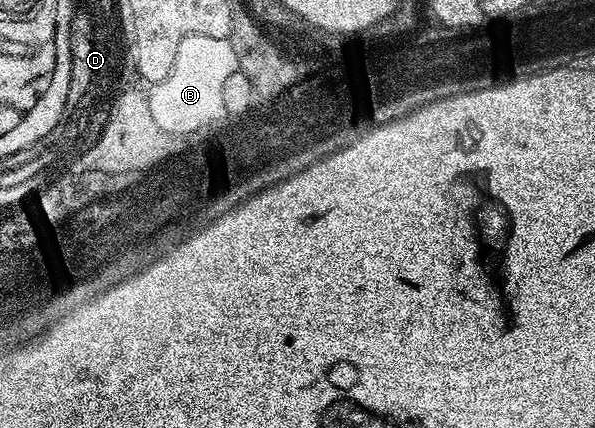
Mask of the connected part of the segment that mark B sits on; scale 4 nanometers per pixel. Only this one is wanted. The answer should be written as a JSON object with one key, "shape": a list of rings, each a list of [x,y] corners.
{"shape":[[[185,37],[177,49],[177,57],[173,57],[173,69],[169,69],[169,77],[165,81],[154,84],[146,92],[149,109],[155,114],[155,119],[163,127],[171,131],[190,131],[214,116],[219,115],[219,107],[222,105],[222,89],[230,84],[231,75],[239,67],[238,54],[233,51],[229,39],[221,37]]]}

